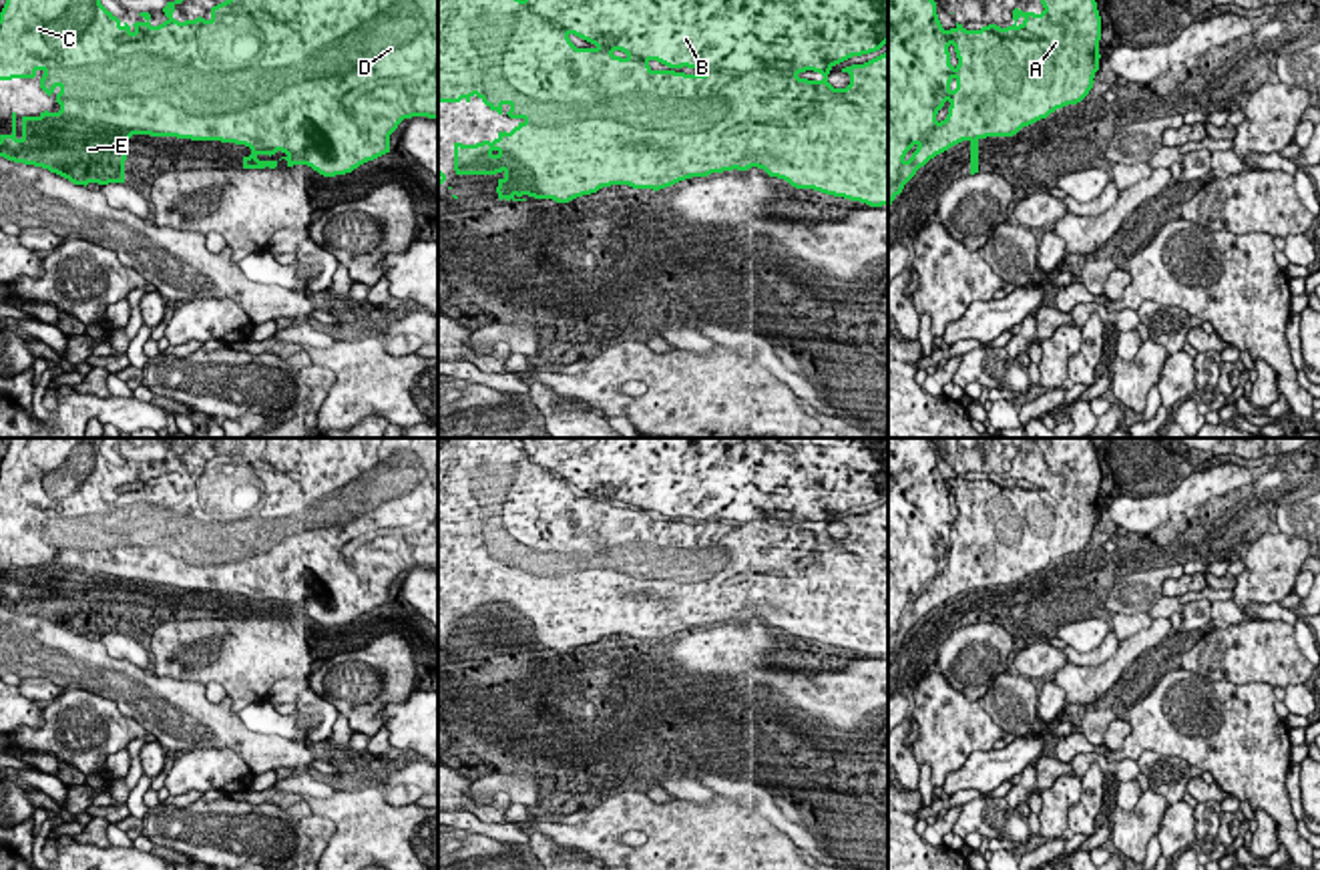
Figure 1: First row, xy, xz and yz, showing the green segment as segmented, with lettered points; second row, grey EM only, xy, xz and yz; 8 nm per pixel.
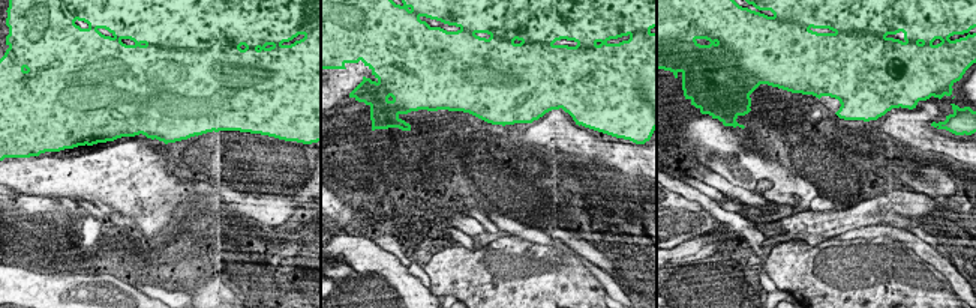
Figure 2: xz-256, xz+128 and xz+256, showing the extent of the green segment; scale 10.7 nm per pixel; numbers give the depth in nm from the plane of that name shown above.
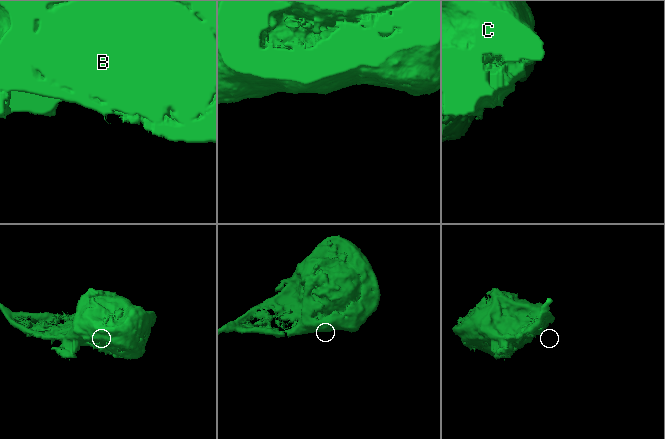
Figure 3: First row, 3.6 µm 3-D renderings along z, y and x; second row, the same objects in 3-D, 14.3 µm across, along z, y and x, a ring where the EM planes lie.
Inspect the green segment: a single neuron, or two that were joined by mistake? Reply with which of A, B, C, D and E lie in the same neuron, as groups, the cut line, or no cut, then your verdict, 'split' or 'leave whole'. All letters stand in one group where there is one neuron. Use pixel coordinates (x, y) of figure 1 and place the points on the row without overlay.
groups A B C D E; cut none; leave whole

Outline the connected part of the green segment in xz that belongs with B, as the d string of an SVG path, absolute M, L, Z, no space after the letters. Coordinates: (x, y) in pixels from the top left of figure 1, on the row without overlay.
M444 438L438 444L438 553L460 553L462 549L470 553L476 545L490 561L502 565L502 557L508 555L506 563L510 569L518 569L520 573L510 583L498 583L498 587L490 591L482 591L476 595L454 593L454 621L456 625L496 625L498 629L498 649L506 651L526 651L524 647L534 649L553 649L557 653L569 653L577 647L597 643L603 637L611 635L629 635L633 639L665 639L679 631L691 627L707 627L711 623L723 621L747 621L751 617L763 619L769 627L778 627L788 631L796 639L814 639L826 645L844 647L850 651L860 651L870 657L888 655L888 502L864 512L842 518L842 522L850 524L850 534L846 538L834 538L828 532L830 520L852 508L880 500L888 492L888 438L520 438L524 448L516 448L512 438Z

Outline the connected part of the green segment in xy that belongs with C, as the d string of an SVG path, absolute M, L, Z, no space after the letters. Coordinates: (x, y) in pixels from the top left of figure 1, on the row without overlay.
M10 438L0 462L0 530L34 528L42 520L40 538L50 547L58 536L58 563L22 567L22 587L16 587L16 563L12 563L12 583L0 585L0 607L48 619L74 635L125 633L127 591L133 585L177 587L191 591L221 591L251 599L243 607L243 619L275 619L281 609L287 617L307 615L323 627L346 625L360 615L390 603L390 585L404 569L428 567L438 571L438 438L223 438L225 452L211 458L211 468L179 472L173 468L175 456L185 448L207 446L203 438L175 438L175 450L163 458L167 470L153 476L151 464L141 462L143 472L123 474L100 454L102 438Z

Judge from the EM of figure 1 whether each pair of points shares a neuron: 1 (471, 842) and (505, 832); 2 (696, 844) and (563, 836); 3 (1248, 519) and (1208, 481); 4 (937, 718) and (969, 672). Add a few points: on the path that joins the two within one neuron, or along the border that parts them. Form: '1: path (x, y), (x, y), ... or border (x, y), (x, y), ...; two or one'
1: border (459, 828), (509, 844); two
2: path (664, 824), (655, 820), (611, 820), (595, 836); one
3: path (1238, 509), (1218, 489); one
4: border (939, 672), (955, 688), (979, 702); two

